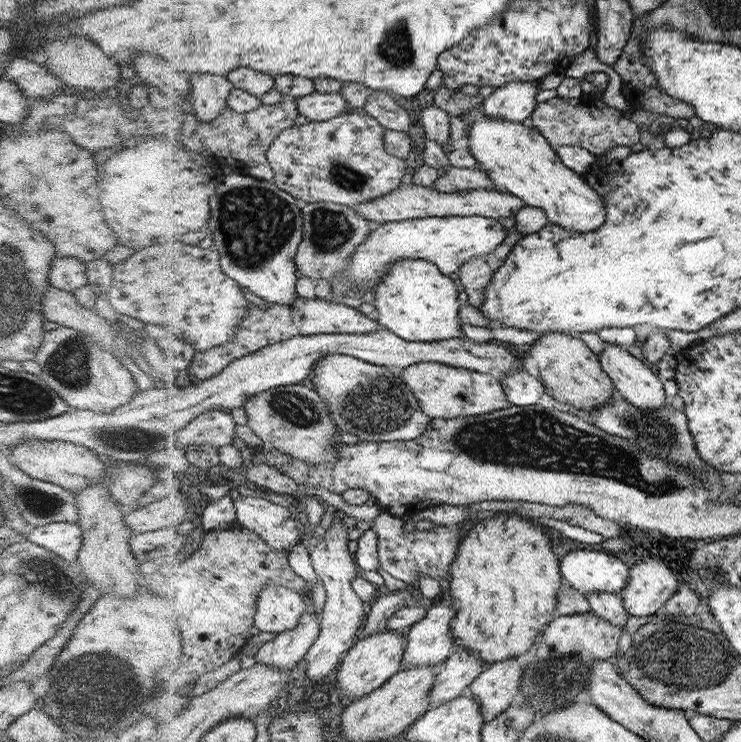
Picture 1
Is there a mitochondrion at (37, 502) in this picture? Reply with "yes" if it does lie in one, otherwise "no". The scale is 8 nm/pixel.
yes

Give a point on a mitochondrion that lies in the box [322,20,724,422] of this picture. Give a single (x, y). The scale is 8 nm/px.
(395, 46)

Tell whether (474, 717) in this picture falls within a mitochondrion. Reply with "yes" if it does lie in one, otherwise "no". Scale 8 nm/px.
no

